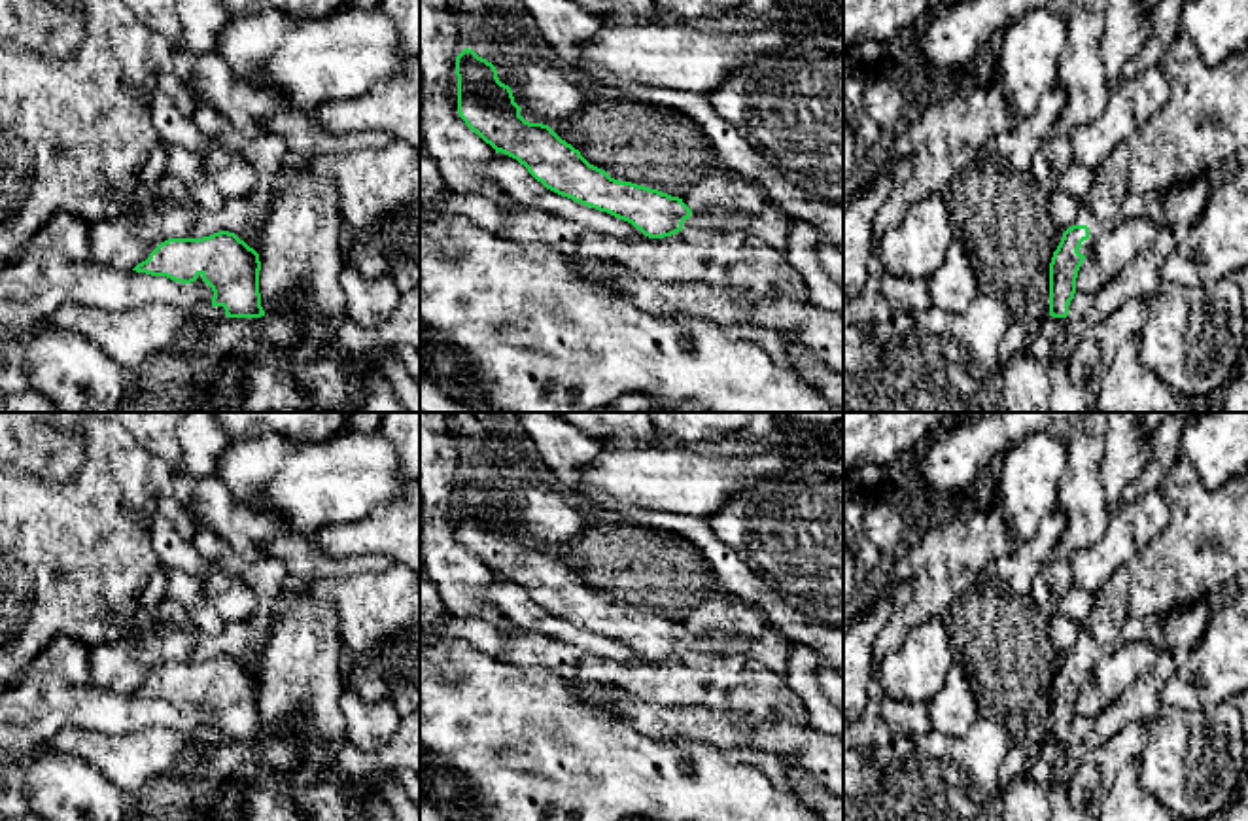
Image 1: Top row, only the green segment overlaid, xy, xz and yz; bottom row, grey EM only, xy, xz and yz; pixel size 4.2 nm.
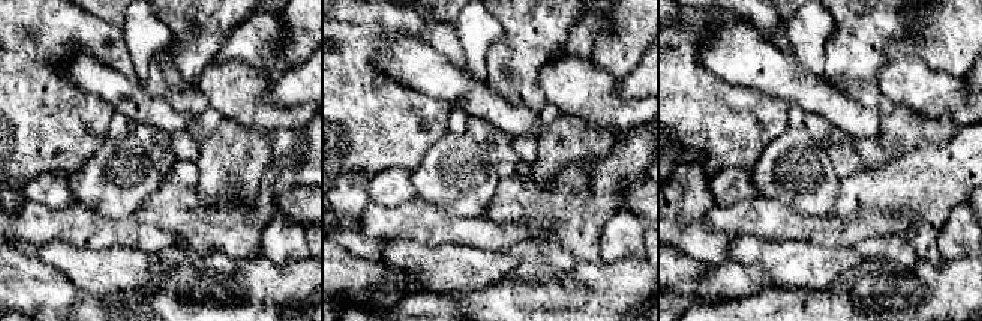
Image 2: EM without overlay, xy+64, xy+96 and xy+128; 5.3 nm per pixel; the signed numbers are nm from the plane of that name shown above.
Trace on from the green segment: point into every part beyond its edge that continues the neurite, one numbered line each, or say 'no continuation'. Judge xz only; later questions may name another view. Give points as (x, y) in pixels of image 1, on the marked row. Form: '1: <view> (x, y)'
1: xz (772, 226)

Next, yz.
1: yz (1084, 216)

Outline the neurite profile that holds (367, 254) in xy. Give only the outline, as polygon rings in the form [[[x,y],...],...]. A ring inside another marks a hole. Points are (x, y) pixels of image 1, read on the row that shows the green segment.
[[[382,233],[374,236],[348,236],[344,259],[346,265],[354,267],[365,278],[390,274],[393,269],[393,255],[388,253]]]

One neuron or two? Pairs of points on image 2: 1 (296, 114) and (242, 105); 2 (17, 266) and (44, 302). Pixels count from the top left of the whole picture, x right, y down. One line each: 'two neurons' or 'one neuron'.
1: one neuron
2: one neuron

